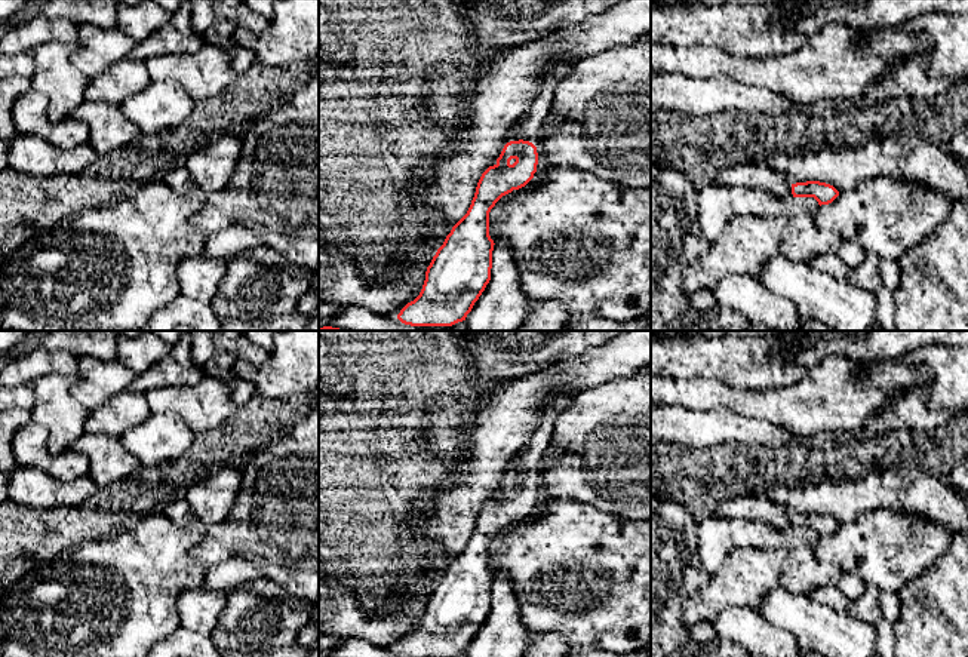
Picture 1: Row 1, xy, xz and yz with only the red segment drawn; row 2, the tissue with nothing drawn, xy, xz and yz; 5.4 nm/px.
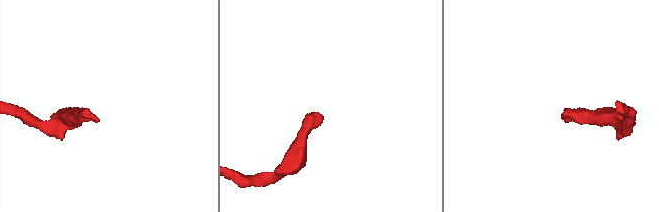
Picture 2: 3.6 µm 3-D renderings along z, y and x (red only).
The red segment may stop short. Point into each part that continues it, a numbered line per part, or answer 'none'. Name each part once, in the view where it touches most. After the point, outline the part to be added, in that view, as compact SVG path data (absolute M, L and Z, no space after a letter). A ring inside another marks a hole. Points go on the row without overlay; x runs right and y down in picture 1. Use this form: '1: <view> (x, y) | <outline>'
1: xz (528, 459) | M557 392L544 399L541 417L528 445L511 460L510 473L523 472L532 475L537 470L541 457L551 442L551 433L559 414L569 408L577 393Z

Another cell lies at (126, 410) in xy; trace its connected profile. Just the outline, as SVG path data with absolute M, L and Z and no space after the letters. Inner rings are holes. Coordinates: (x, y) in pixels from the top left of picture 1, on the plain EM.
M126 389L107 403L89 412L84 421L84 433L105 433L120 438L150 415L151 409L145 394Z

